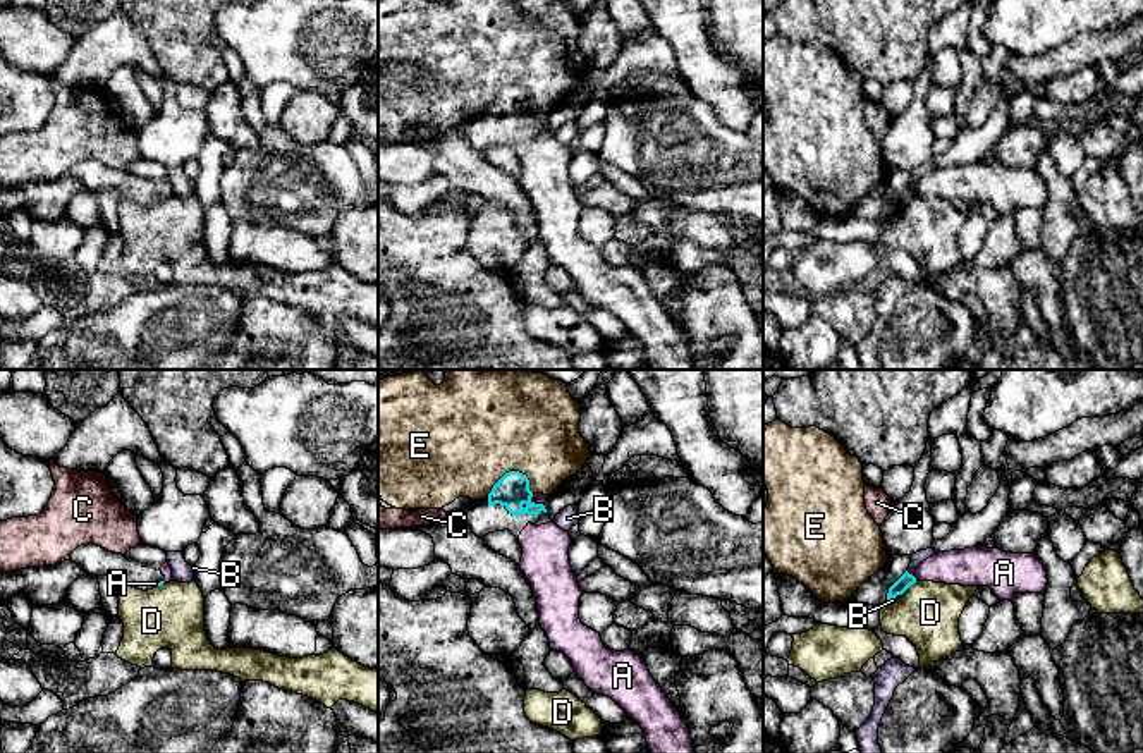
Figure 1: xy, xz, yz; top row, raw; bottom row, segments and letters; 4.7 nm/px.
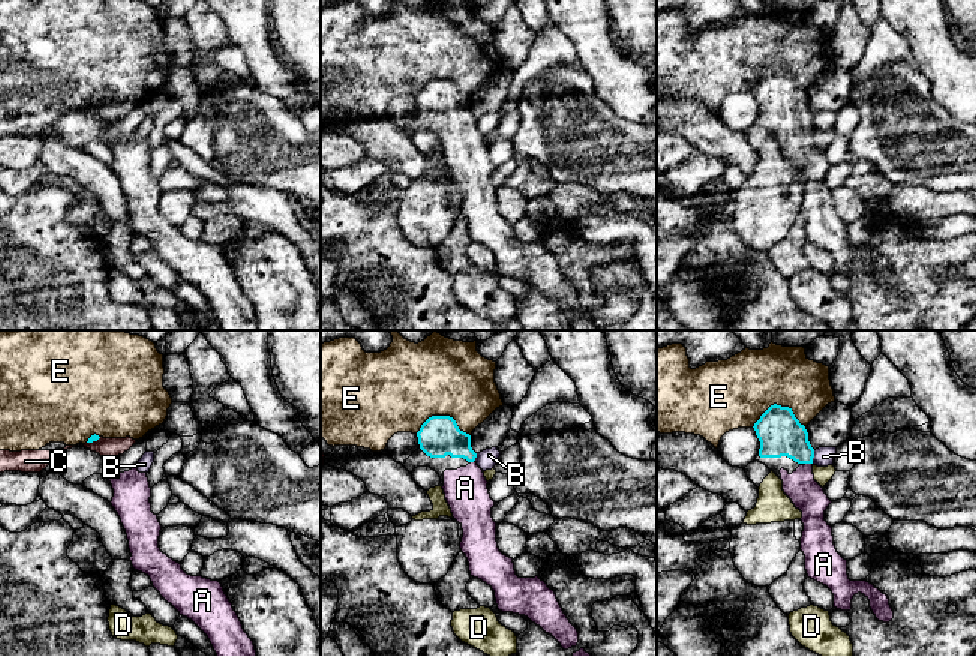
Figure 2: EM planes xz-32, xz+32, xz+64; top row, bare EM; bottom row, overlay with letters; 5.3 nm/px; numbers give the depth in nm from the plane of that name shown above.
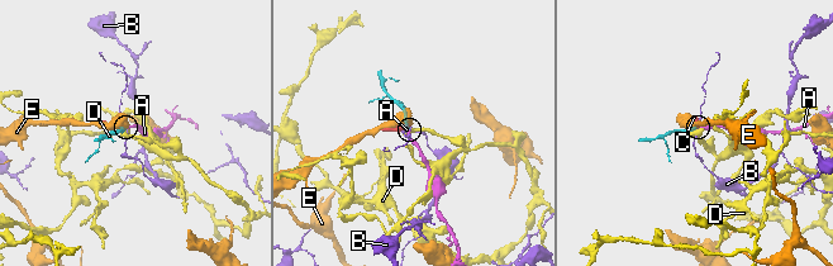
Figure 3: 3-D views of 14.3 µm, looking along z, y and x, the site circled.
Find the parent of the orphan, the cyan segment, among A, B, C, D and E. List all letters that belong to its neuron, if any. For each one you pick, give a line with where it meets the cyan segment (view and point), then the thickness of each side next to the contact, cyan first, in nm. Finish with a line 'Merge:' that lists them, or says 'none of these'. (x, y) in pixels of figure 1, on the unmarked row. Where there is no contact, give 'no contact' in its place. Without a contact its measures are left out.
A: meets cyan in yz at (915, 193); 70 nm thick on the cyan side, 170 nm on the other
Merge: A

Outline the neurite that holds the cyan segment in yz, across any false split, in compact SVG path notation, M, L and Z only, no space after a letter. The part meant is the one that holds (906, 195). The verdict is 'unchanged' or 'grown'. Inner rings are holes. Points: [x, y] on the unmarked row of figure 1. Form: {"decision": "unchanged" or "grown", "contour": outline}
{"decision": "grown", "contour": "M983 160L933 168L913 189L906 186L889 203L887 215L902 210L916 196L988 201L999 215L1011 215L1018 208L1045 208L1048 198L1035 167L1012 168Z"}

